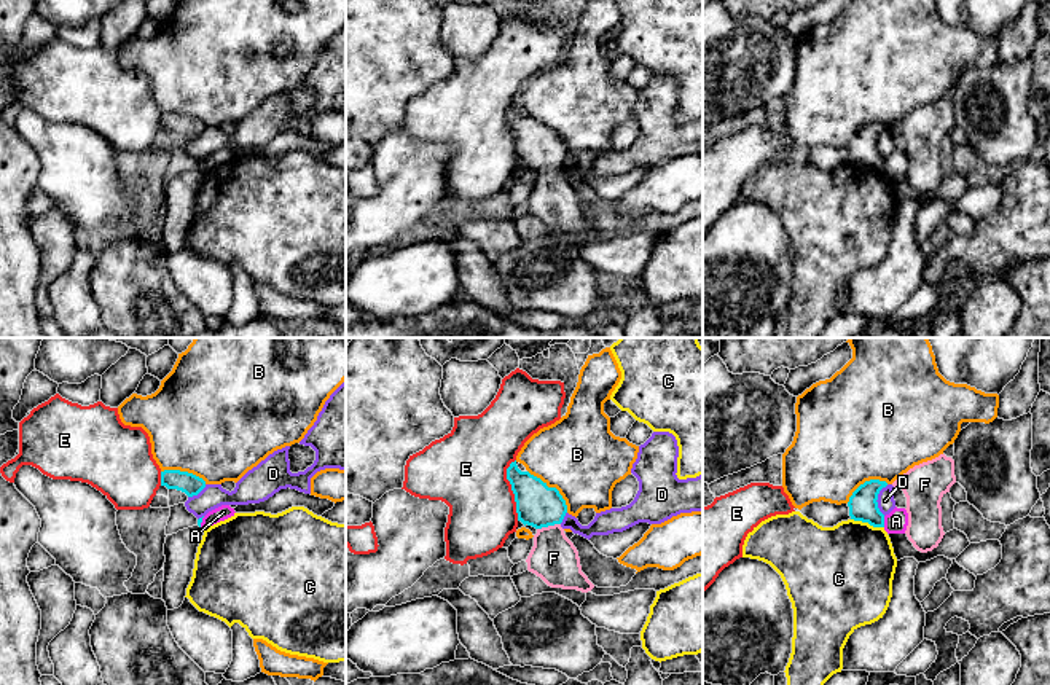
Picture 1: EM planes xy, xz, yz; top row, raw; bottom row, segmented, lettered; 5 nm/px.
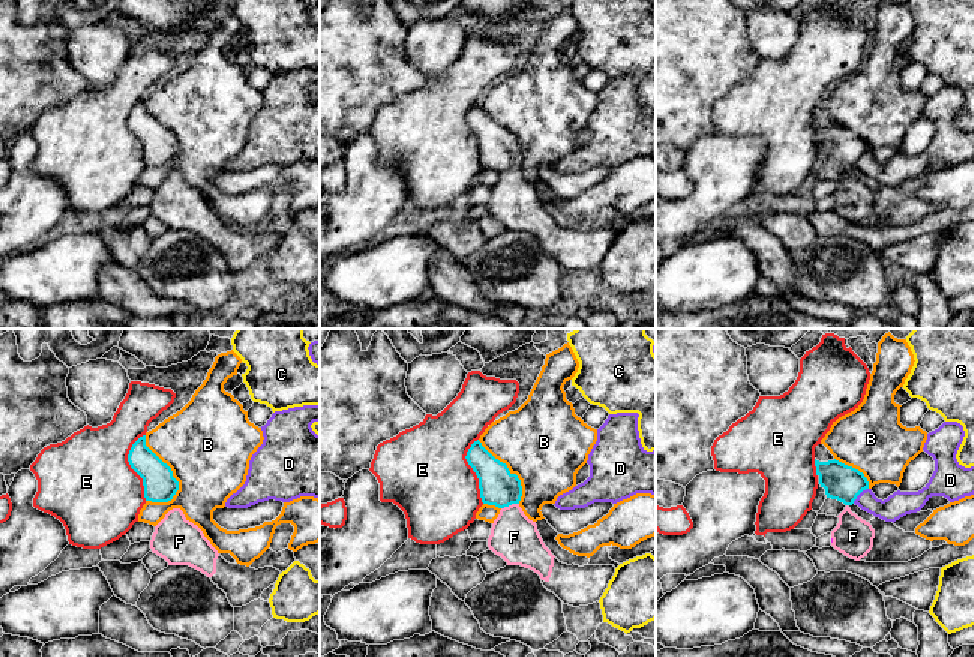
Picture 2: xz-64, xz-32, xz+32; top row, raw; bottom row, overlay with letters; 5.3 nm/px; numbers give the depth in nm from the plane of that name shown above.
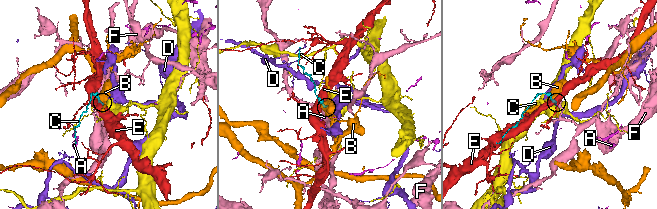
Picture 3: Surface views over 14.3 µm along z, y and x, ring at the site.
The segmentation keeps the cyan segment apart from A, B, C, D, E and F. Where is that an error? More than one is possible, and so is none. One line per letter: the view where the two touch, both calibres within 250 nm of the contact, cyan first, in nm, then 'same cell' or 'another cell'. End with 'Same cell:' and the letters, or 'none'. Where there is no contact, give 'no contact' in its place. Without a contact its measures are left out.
A: yz | 150/110 nm | another cell
B: xz | 220/400 nm | another cell
C: yz | 150/460 nm | another cell
D: yz | 150/90 nm | another cell
E: xz | 220/400 nm | another cell
F: xz | 220/240 nm | same cell
Same cell: F

